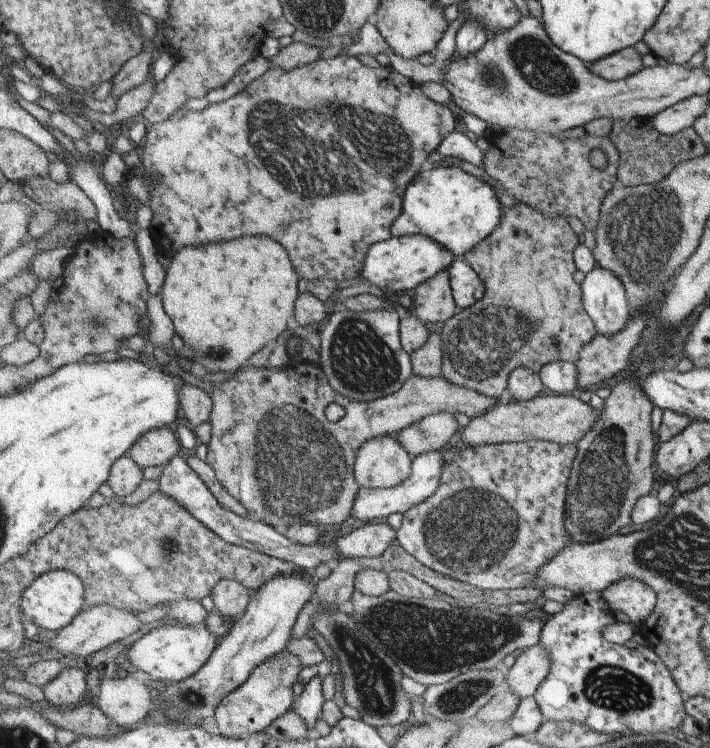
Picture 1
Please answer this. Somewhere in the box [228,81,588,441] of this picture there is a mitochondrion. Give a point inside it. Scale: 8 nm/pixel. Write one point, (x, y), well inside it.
(313, 156)

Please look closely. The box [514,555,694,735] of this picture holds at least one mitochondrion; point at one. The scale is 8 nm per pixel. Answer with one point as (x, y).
(616, 689)

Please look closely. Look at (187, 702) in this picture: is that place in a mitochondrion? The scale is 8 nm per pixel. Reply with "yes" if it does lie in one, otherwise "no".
yes

